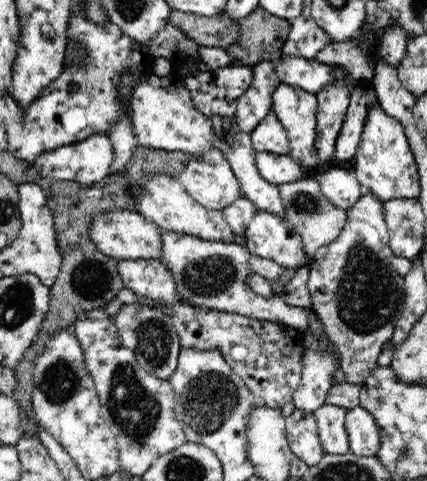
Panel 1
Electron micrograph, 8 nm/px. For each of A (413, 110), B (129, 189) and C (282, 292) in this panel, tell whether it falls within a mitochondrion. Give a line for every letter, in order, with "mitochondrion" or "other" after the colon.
A: other
B: mitochondrion
C: other

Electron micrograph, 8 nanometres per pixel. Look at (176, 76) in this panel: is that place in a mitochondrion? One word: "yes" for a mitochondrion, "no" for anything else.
no

